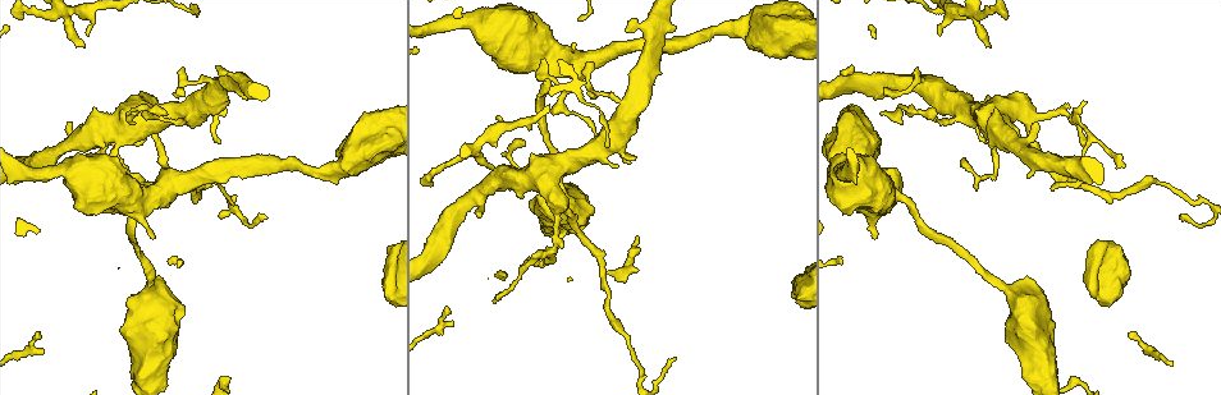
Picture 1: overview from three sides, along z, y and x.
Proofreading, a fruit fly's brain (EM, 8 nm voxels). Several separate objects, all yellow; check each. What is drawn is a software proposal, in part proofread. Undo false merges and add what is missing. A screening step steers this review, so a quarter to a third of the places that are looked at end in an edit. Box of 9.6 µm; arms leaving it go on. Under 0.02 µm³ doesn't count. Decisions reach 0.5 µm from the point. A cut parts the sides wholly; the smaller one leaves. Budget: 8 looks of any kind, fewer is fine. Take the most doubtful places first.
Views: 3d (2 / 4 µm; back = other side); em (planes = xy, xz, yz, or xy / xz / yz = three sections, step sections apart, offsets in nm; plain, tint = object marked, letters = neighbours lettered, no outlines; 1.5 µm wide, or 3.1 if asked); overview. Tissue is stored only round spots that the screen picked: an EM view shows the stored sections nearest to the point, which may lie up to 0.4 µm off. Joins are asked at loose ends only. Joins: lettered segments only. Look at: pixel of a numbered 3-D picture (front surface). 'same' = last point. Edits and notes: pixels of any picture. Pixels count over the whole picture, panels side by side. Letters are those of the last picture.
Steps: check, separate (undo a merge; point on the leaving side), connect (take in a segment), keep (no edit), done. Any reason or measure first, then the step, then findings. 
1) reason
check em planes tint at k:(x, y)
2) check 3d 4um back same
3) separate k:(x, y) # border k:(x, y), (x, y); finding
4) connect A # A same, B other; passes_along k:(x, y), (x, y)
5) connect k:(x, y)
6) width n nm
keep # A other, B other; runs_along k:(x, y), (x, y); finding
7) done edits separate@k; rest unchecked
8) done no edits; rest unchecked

thick turns thin
check 3d 4um at 1:(561, 182)

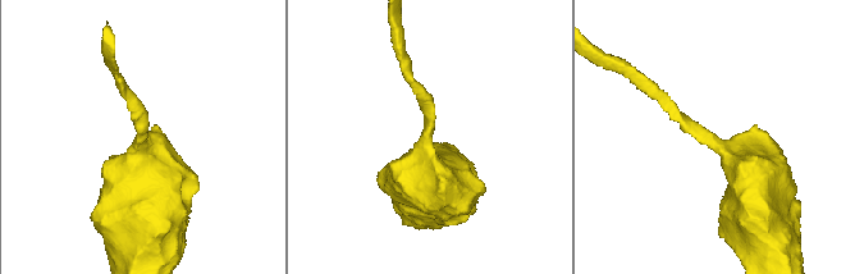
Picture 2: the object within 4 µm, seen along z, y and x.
arm_widths 190, 750 nm; now the EM
check em planes letters at 2:(428, 137)

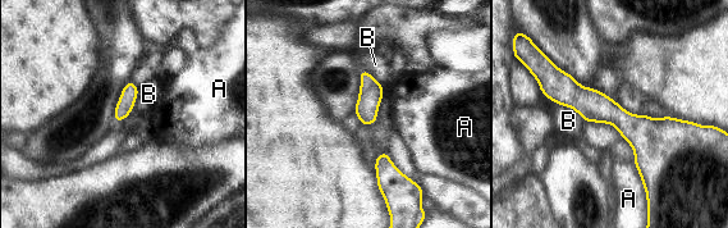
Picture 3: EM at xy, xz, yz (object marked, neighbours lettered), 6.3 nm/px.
keep # A other, B other; runs_along 3:(543, 86), (632, 128), (690, 127); continuous, no second neuron

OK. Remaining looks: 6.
an open end
check em yz step 8 letters at 1:(967, 160)

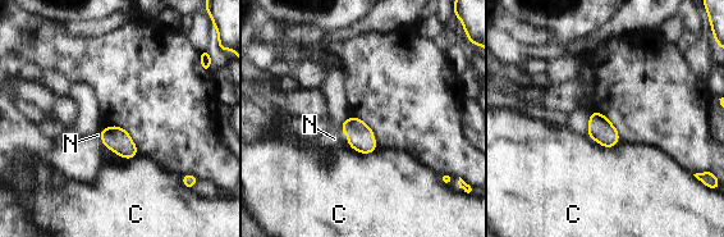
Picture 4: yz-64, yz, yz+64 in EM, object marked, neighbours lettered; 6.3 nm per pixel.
width 150 nm
connect N # C other, N same; passes_along 4:(361, 137), (348, 137), (334, 138); it goes on there

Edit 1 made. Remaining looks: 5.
check overview

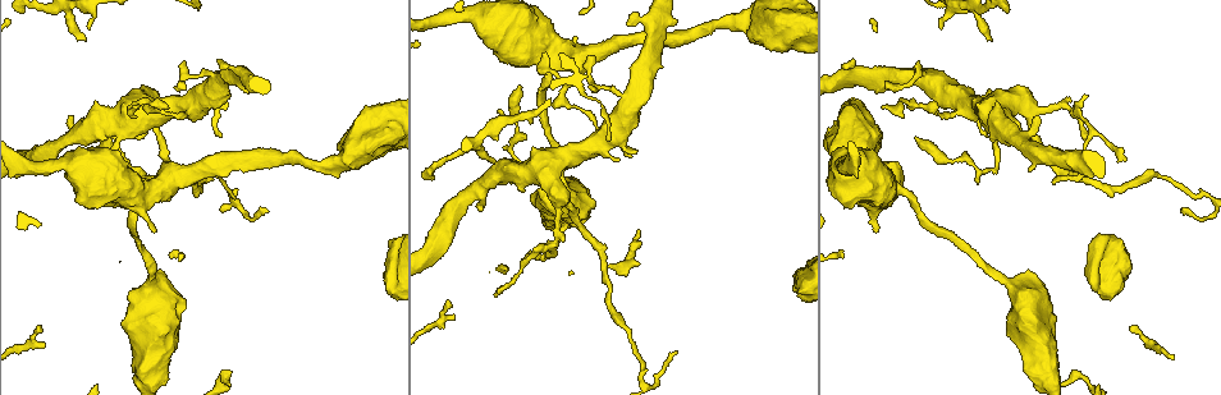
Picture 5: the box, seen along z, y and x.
an open end
check em yz step 8 tint at 5:(179, 83)

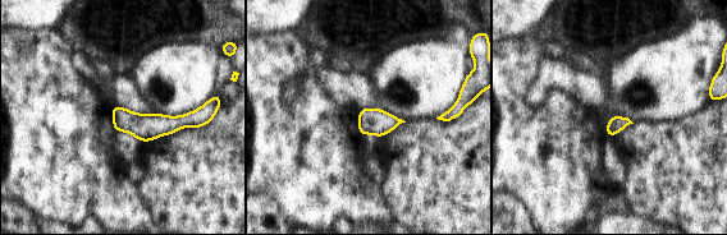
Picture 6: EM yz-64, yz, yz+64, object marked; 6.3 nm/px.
another direction
check em planes letters same

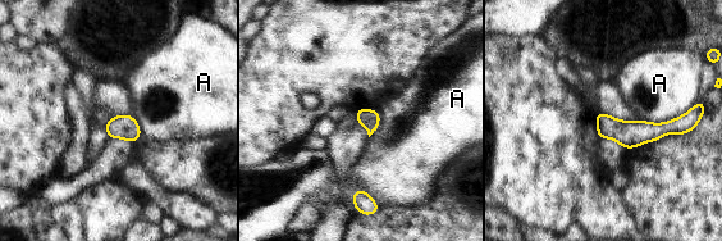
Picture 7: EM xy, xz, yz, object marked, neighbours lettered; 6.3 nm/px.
keep # A other; runs_along 7:(599, 116), (618, 131), (684, 126); no lettered segment goes on from it

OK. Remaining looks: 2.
done edits connect@4; rest unchecked

